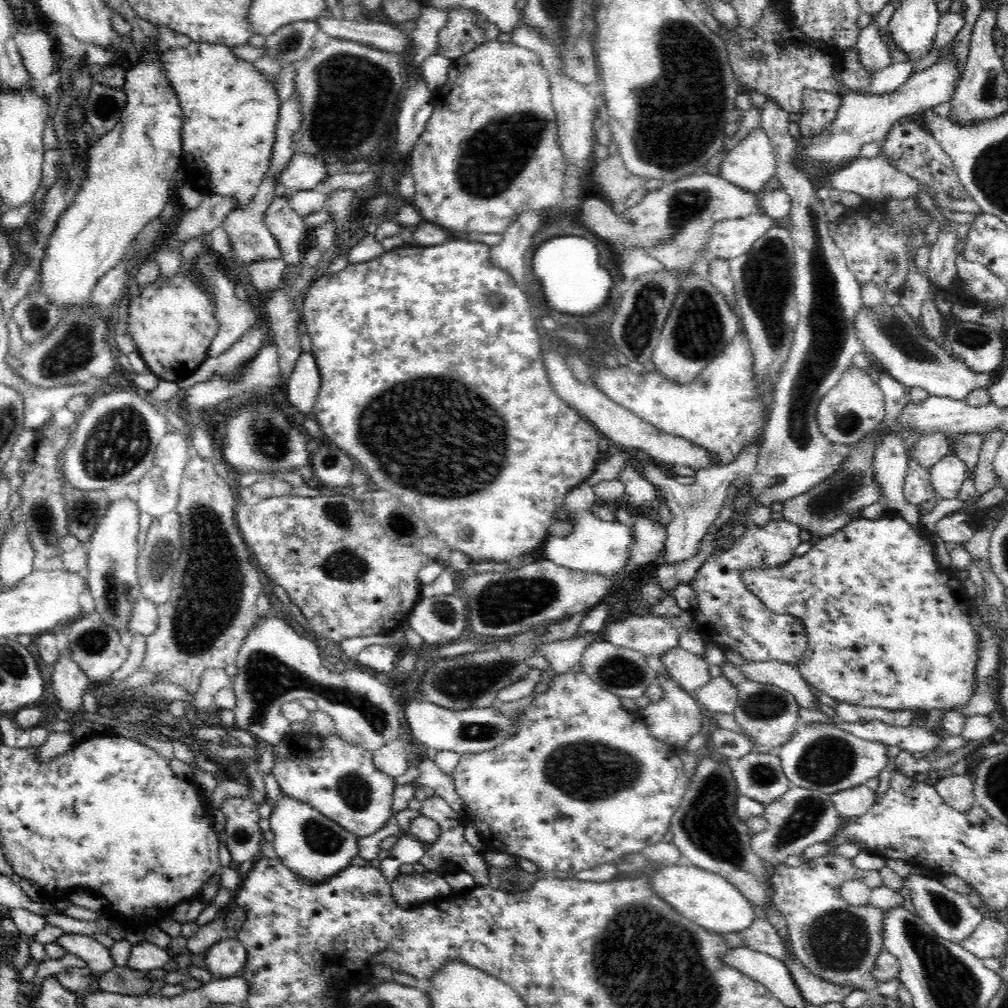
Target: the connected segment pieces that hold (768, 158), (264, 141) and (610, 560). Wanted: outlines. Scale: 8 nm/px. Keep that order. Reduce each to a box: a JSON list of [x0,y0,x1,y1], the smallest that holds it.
[[720,127,776,193],[157,42,281,210],[541,482,632,576]]

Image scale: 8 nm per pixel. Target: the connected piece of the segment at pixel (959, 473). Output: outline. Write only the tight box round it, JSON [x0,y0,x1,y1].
[929,454,966,498]

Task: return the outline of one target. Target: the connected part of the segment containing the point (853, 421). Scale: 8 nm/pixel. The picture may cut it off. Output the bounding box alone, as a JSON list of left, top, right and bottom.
[816,365,885,445]

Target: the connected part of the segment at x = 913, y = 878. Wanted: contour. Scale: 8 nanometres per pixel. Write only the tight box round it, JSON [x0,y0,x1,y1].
[903,872,984,944]

